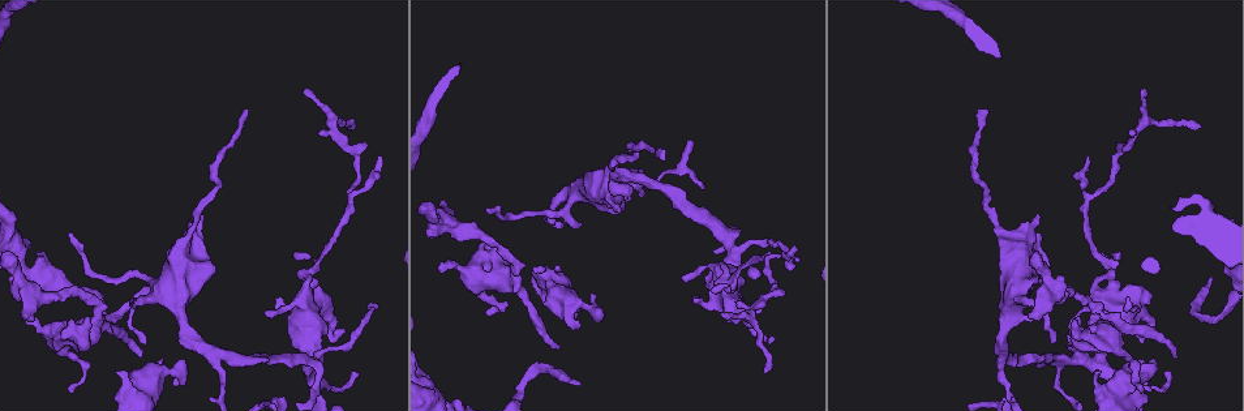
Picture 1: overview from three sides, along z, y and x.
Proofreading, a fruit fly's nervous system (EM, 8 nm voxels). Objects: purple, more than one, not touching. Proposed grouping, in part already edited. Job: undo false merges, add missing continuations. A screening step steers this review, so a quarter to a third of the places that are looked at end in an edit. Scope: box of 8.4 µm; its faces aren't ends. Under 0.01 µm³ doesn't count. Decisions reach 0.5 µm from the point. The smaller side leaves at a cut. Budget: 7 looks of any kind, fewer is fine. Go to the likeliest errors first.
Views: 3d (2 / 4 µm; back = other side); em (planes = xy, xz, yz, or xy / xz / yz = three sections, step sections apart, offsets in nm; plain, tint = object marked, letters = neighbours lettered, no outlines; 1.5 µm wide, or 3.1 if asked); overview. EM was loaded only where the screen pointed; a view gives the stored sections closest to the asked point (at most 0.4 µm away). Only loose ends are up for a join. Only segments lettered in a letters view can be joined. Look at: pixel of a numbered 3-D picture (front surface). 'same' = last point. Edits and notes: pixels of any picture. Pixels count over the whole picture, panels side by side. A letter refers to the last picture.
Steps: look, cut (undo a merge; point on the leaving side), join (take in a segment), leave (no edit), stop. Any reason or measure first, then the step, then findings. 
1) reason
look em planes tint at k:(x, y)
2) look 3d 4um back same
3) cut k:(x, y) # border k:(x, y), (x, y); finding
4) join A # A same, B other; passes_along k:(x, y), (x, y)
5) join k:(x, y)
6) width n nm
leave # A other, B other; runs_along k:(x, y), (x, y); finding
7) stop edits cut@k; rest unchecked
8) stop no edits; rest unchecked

branch stops here
look 3d 4um at 1:(1210, 282)

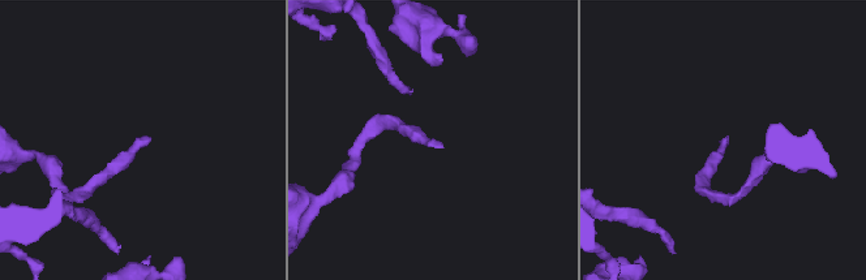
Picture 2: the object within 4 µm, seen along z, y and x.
shape alone is not enough
look em yz step 8 letters at 2:(145, 142)

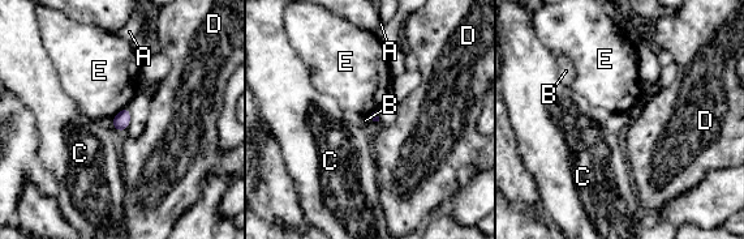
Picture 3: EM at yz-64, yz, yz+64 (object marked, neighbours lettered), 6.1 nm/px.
look em planes letters same

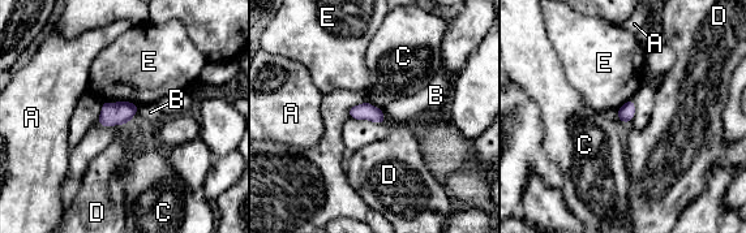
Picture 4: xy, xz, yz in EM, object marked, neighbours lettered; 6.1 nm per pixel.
leave # A other, B other, C other, D other, E other; border 4:(106, 100), (134, 102), (138, 106); none of them fits

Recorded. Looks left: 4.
thick turns thin
look 3d 2um at 1:(1111, 276)

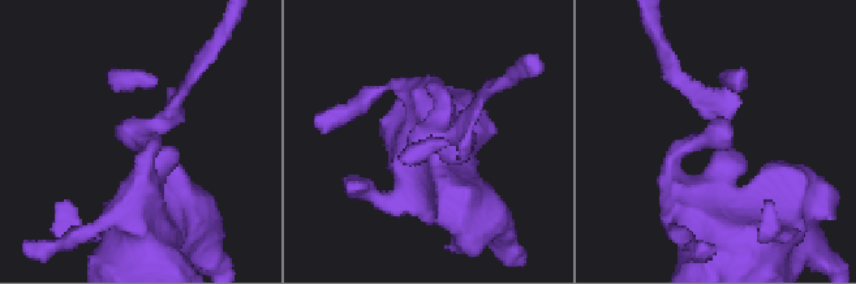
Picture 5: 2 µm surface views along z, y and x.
now the EM
look em xy step 8 letters at 5:(722, 133)

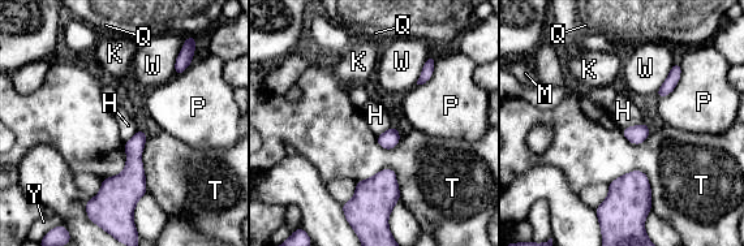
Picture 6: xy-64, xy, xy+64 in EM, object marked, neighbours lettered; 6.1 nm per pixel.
leave # H other, K other, M other, P other, Q other, T other, W other, Y other; border 6:(675, 63), (654, 94); continuous, no second neuron

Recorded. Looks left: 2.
stop no edits; rest unchecked

